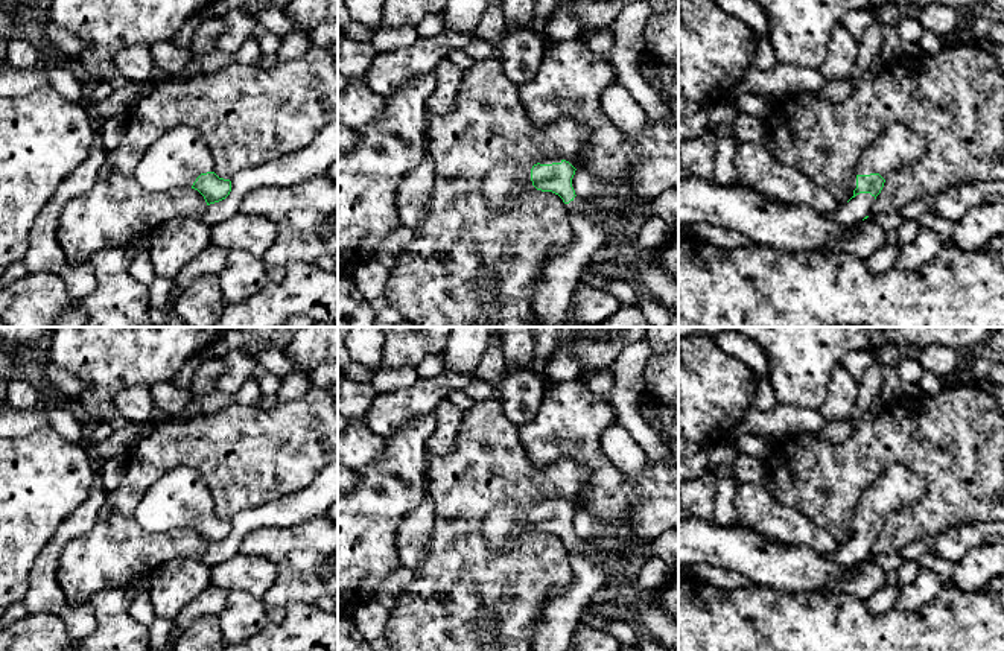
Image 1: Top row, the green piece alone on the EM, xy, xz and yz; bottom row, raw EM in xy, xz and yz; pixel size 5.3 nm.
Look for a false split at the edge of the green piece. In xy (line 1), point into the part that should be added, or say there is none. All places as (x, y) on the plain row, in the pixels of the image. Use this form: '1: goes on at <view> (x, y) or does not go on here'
1: goes on at xy (177, 499)

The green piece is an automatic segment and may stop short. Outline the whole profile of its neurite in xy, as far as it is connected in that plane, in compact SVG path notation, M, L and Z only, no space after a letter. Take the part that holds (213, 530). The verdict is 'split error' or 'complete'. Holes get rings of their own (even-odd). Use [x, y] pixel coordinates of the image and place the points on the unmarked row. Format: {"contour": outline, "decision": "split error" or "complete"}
{"contour": "M180 465L151 485L134 517L148 532L192 528L210 546L225 540L231 532L231 522L219 519L213 508L210 488L199 472Z", "decision": "split error"}

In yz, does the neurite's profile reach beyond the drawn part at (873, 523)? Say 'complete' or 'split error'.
split error

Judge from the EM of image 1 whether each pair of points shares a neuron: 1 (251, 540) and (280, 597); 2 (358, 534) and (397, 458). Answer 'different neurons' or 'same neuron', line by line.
1: same neuron
2: same neuron

